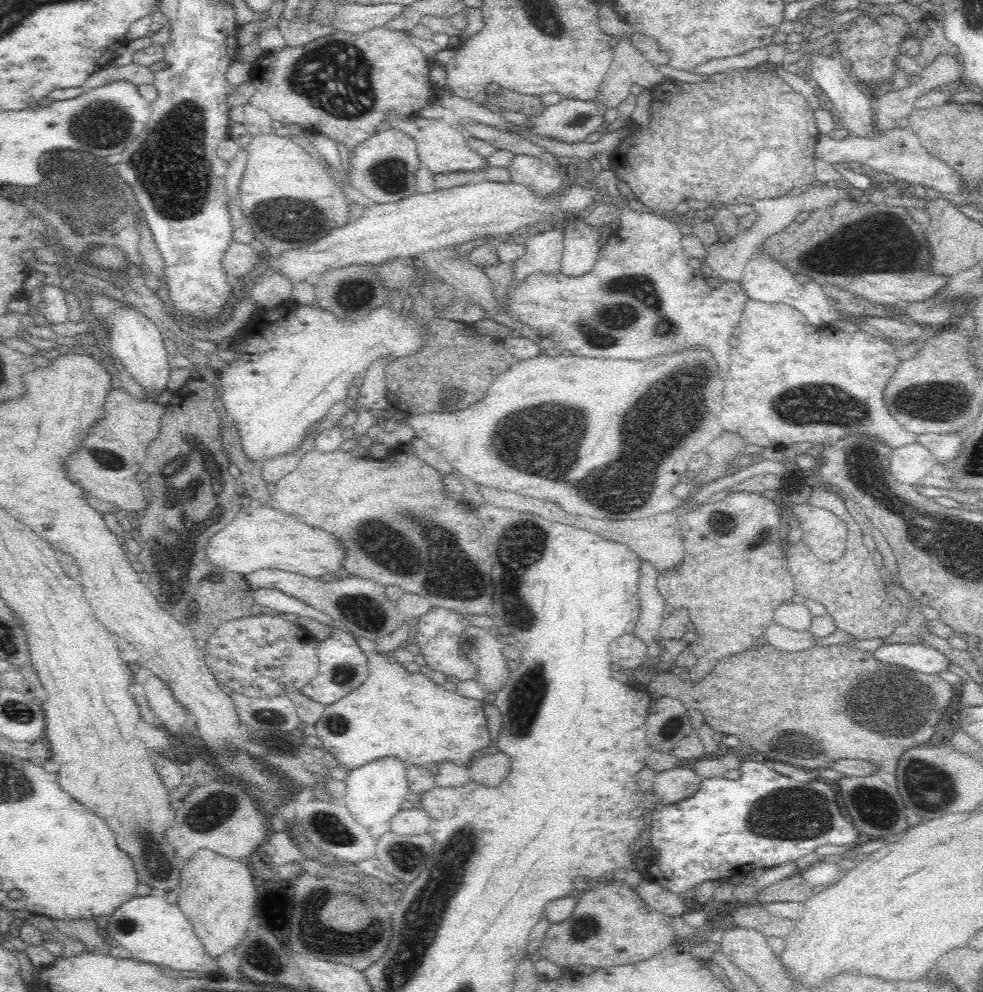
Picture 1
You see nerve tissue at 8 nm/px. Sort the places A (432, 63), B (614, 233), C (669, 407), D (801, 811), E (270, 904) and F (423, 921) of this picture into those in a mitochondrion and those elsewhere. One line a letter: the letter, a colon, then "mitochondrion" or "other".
A: other
B: other
C: mitochondrion
D: mitochondrion
E: other
F: mitochondrion

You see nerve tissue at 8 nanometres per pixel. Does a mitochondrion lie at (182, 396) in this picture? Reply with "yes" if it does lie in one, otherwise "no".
no

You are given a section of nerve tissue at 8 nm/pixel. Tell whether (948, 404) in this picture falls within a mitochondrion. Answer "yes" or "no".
yes

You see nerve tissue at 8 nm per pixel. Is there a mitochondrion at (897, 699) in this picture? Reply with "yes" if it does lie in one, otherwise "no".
yes

